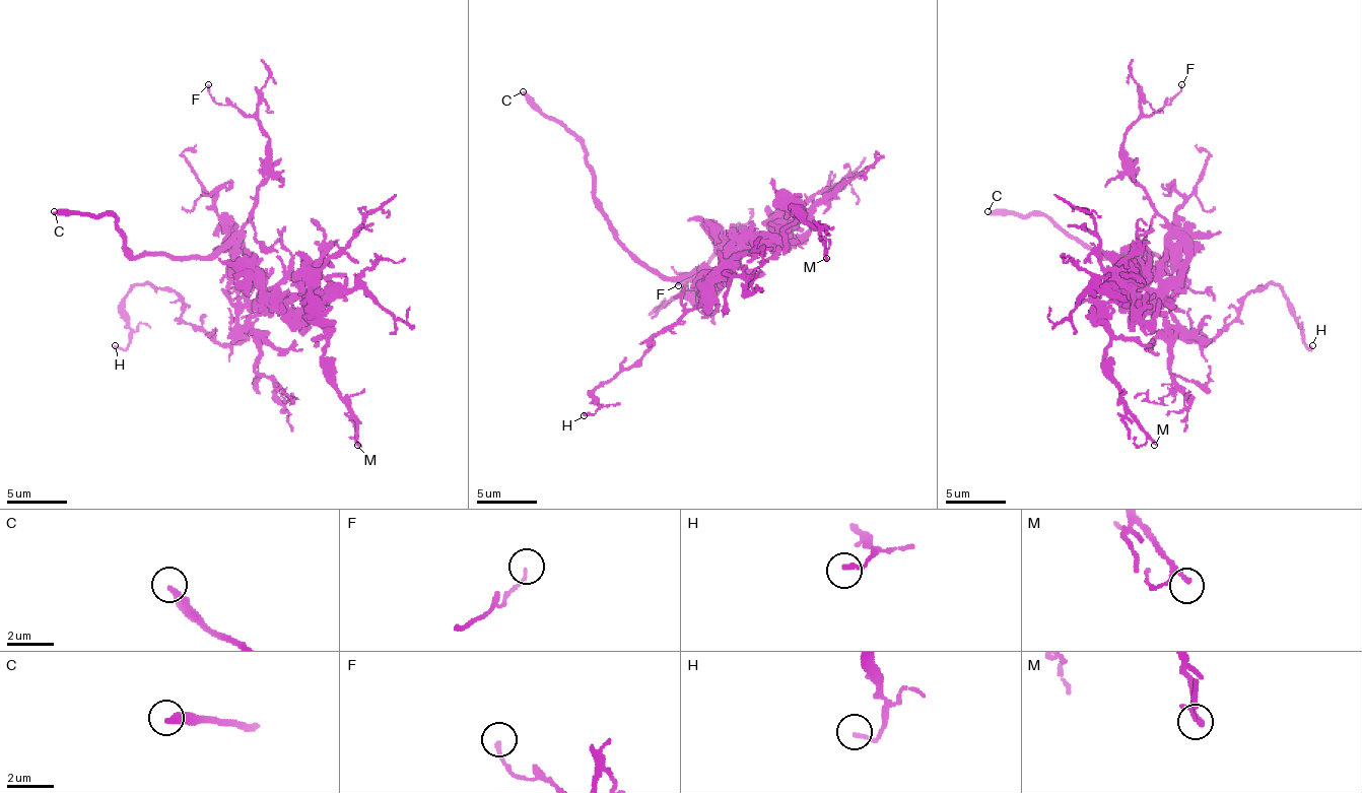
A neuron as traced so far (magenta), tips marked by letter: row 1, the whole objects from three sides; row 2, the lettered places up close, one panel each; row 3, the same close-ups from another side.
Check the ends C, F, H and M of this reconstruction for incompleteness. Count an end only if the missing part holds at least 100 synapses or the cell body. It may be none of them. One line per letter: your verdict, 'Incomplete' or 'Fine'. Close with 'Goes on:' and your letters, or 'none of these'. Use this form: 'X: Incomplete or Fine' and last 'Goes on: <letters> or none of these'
C: Incomplete
F: Fine
H: Fine
M: Fine
Goes on: C

